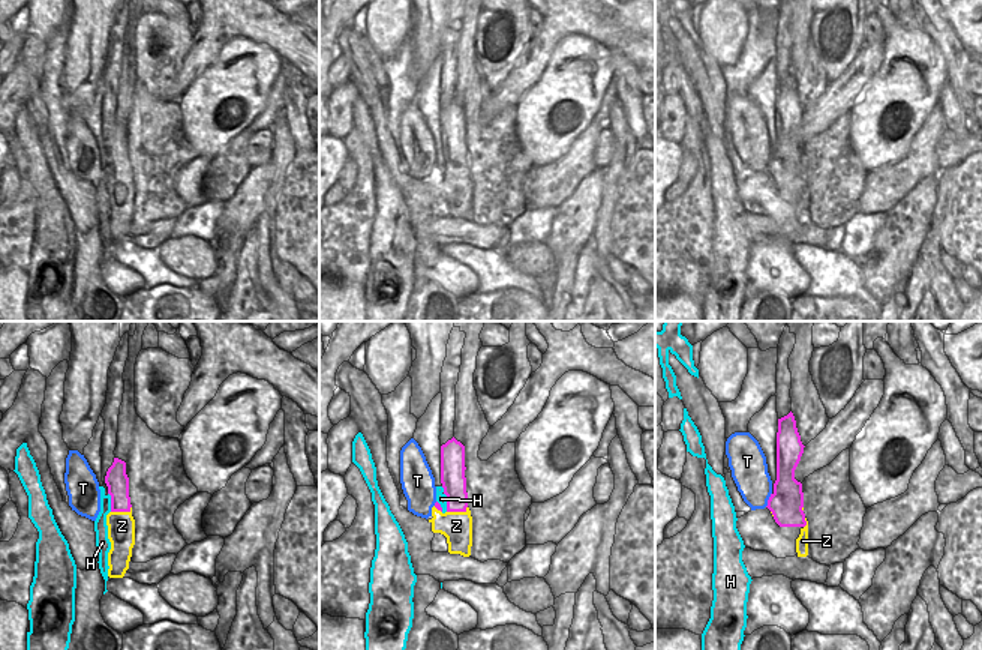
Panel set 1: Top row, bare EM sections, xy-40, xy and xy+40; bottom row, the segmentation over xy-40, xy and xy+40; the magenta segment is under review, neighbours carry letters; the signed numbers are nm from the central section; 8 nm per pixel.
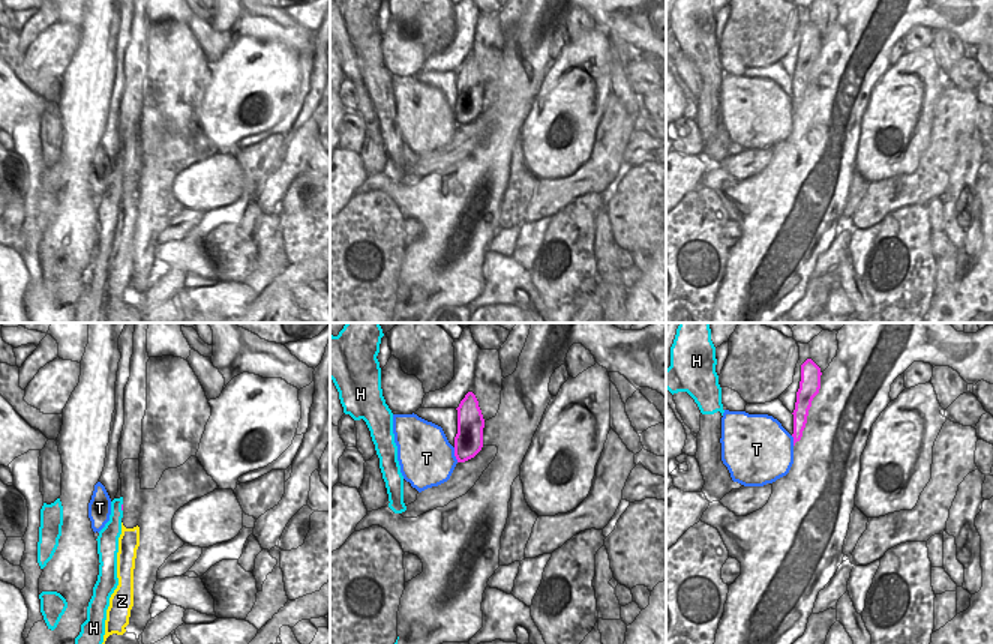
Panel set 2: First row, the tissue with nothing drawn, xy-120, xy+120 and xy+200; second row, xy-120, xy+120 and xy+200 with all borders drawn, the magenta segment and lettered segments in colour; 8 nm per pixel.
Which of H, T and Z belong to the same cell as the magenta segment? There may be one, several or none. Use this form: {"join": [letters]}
{"join": ["Z"]}

